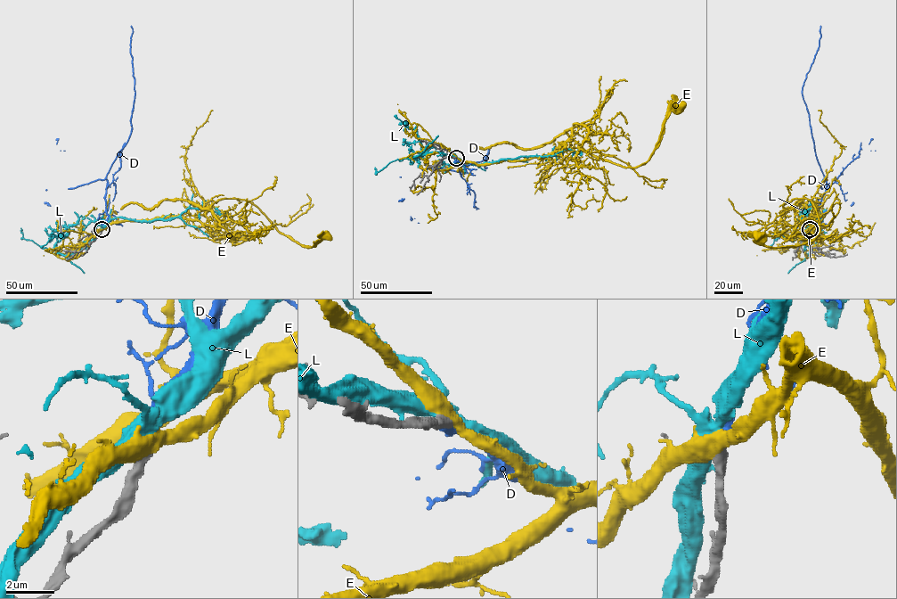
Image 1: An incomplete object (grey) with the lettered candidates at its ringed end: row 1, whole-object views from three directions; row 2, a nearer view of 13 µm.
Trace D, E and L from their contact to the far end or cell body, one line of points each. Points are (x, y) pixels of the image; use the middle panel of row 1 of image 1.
D: (456, 158), (462, 162), (459, 169), (462, 174), (460, 171), (469, 164), (484, 160), (489, 150), (485, 168)
E: (456, 158), (490, 164), (547, 156), (571, 129), (587, 151), (636, 168), (678, 104)
L: (455, 157), (429, 152), (409, 157), (419, 157), (423, 153), (419, 138), (415, 129), (394, 115)

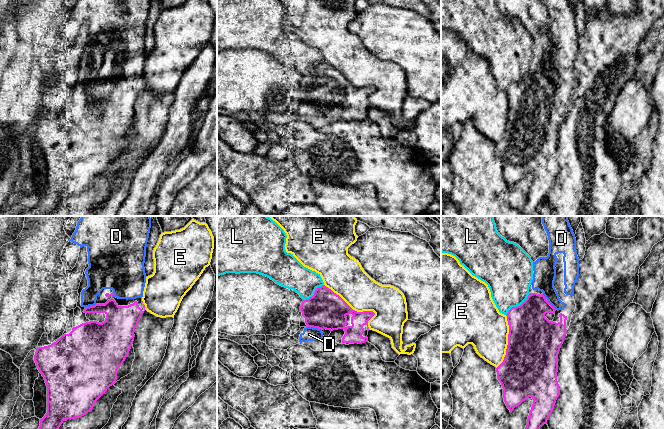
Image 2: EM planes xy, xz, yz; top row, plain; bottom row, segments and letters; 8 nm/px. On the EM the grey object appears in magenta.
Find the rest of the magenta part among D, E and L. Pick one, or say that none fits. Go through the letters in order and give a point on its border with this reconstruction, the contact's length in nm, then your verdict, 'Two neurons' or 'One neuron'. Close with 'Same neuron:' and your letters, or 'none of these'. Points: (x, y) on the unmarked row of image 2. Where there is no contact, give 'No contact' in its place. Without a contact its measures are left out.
D: Touches magenta at xz (315, 103). Shared border 120 nm. One neuron
E: Touches magenta at xz (356, 87). Shared border 500 nm. Two neurons
L: Touches magenta at yz (517, 82). Shared border 260 nm. Two neurons
Same neuron: D

